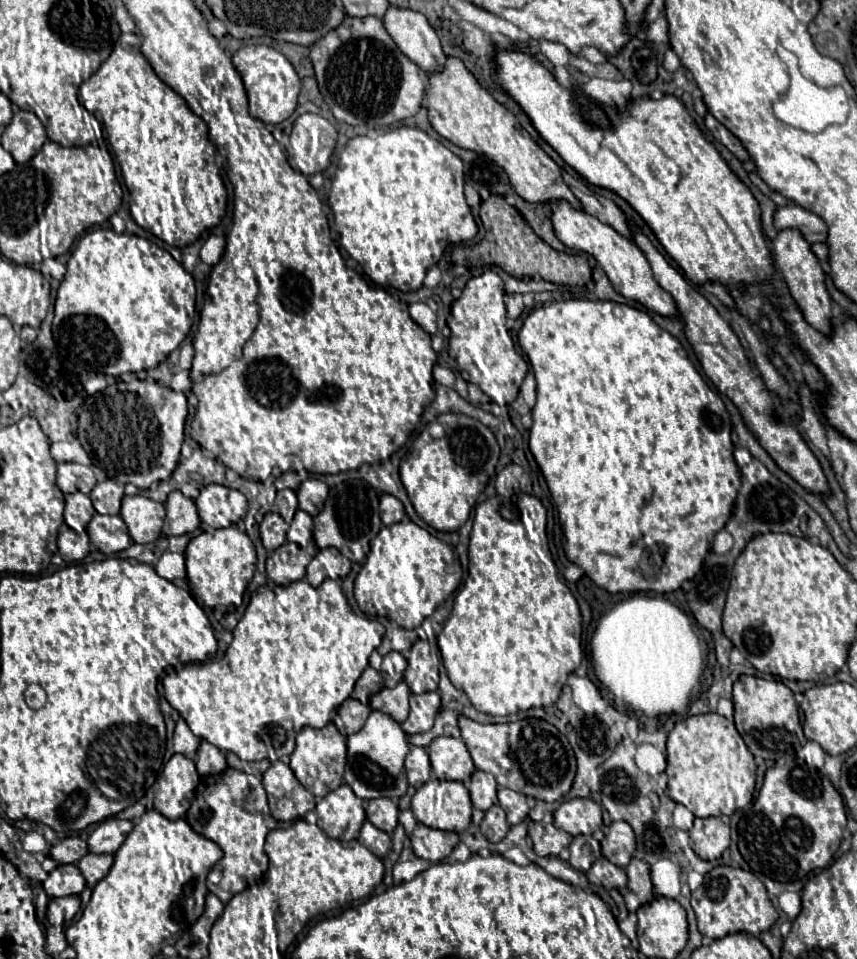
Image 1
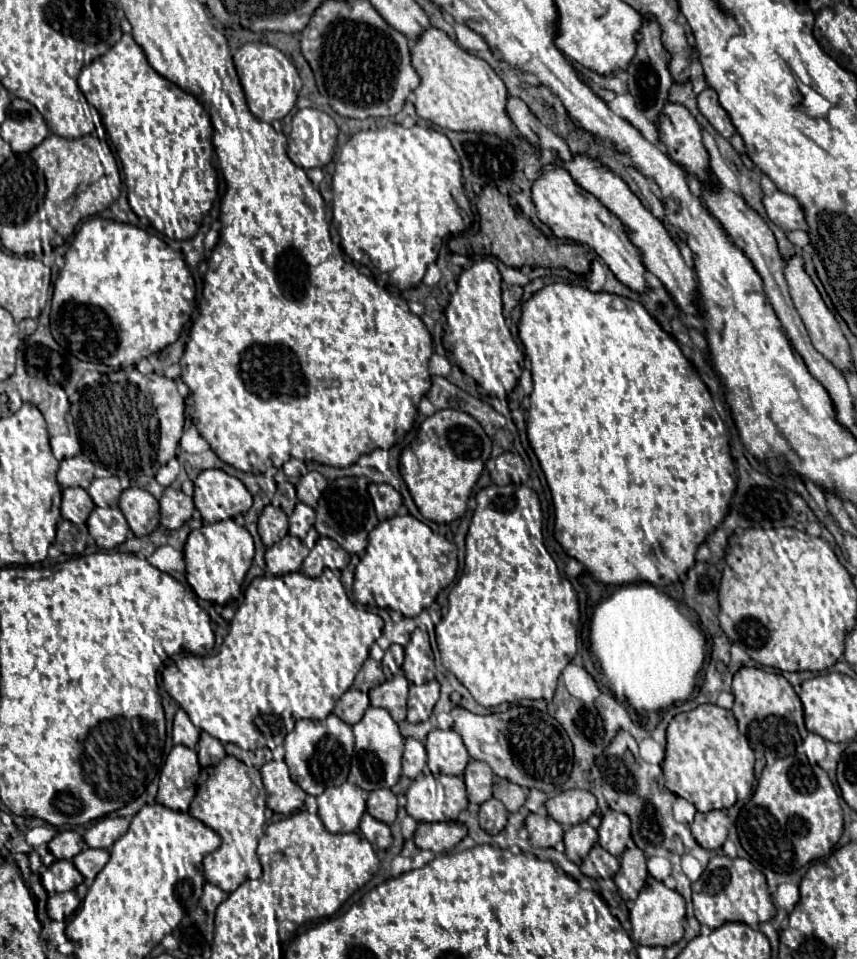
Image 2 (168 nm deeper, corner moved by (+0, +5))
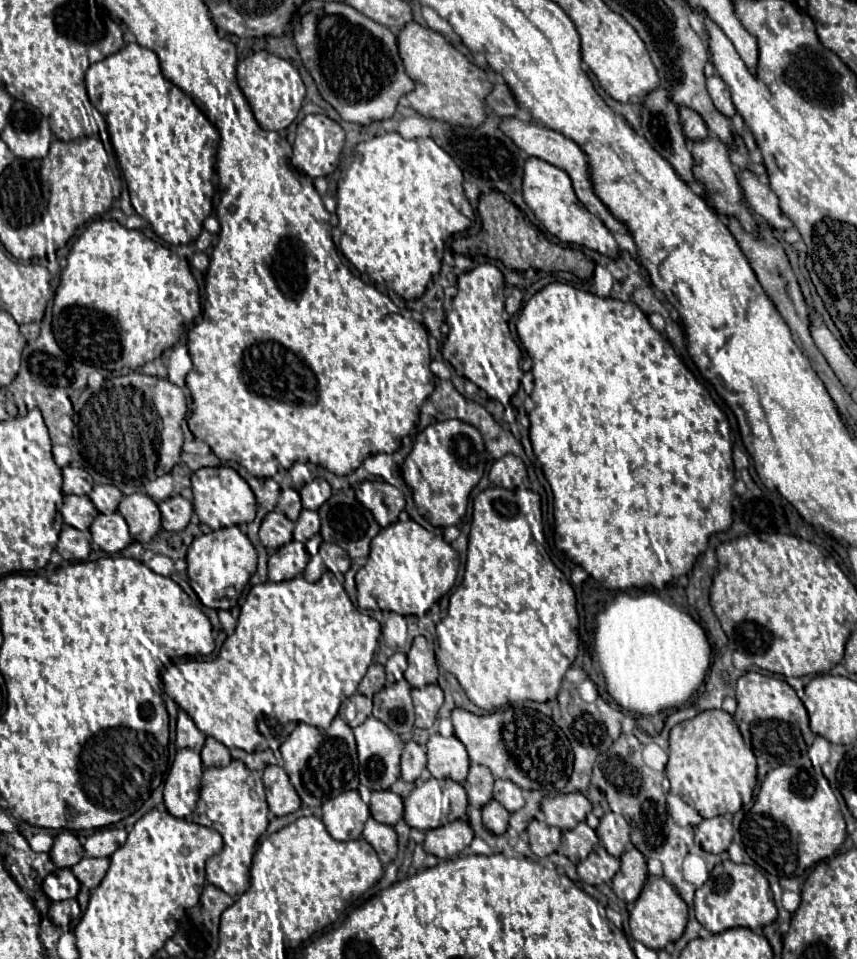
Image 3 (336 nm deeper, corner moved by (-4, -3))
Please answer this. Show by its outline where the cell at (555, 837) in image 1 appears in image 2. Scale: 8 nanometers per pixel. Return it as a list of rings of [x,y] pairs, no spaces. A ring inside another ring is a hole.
[[[529,814],[525,820],[531,848],[551,848],[563,840],[563,828],[551,816]]]

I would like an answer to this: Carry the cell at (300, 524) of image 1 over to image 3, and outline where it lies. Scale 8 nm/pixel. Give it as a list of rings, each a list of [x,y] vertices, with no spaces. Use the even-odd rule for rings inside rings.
[[[301,510],[299,520],[295,522],[295,532],[293,538],[297,542],[307,542],[309,538],[313,538],[319,532],[319,514],[315,510]]]

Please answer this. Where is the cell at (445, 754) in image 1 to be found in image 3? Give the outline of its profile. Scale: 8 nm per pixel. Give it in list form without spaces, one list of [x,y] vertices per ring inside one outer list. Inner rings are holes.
[[[433,734],[427,742],[427,768],[435,778],[451,778],[455,782],[463,782],[469,772],[469,756],[465,746],[459,742],[457,736],[445,738],[441,734]]]

